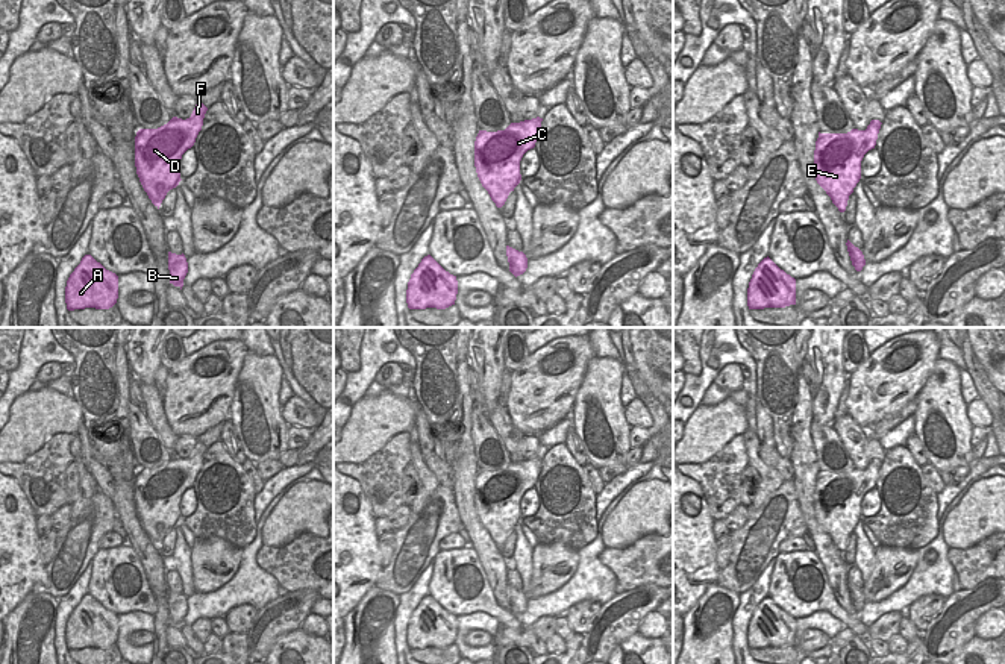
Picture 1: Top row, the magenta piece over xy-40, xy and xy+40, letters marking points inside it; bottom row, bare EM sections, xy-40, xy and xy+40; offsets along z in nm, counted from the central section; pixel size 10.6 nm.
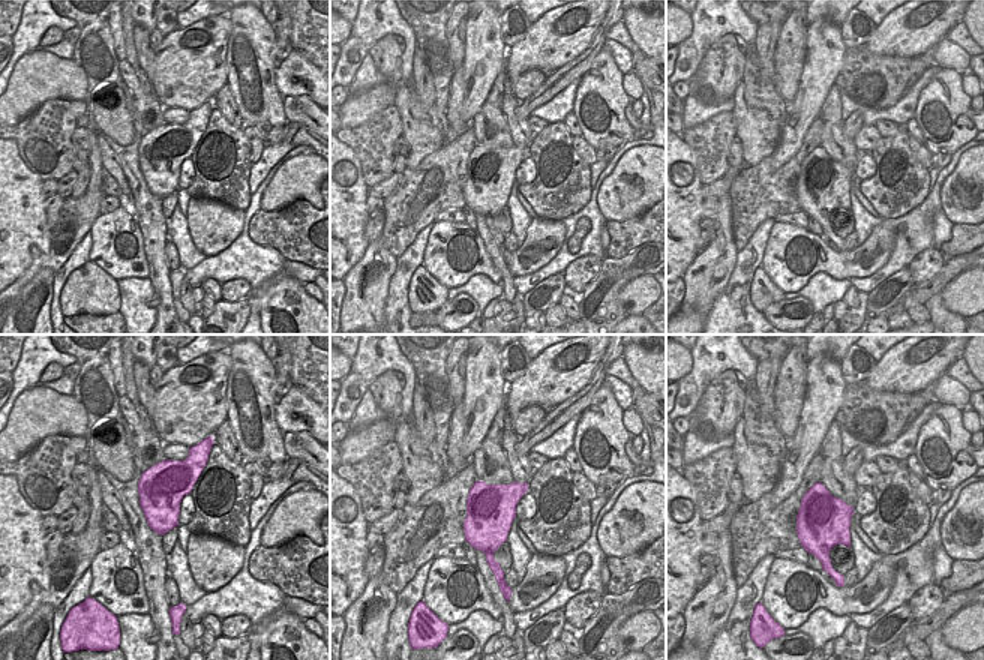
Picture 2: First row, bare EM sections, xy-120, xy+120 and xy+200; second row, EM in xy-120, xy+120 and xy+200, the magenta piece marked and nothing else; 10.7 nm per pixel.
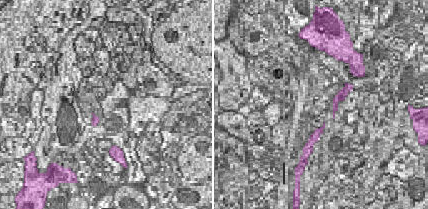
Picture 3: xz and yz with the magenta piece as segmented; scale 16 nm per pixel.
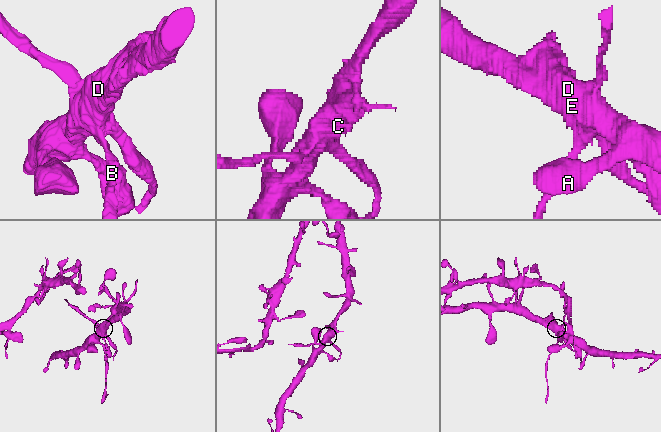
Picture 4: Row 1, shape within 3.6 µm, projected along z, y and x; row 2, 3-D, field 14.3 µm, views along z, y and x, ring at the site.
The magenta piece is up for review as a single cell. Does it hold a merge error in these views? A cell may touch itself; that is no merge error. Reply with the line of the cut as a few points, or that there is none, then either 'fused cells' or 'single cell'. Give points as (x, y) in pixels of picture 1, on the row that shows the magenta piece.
xy+40 (857, 247), (848, 249) | fused cells

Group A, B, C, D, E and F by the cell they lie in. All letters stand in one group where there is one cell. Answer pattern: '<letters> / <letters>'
A C D E F / B

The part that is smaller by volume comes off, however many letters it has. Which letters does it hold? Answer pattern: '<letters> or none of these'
B

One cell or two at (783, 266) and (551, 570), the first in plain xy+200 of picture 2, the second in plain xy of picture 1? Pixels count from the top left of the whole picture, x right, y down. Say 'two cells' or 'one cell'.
one cell

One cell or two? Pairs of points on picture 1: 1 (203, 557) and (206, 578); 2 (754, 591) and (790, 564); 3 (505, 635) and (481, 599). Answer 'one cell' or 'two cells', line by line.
1: one cell
2: two cells
3: two cells

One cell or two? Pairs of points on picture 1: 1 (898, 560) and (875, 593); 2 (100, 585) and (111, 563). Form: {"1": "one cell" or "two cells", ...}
{"1": "one cell", "2": "one cell"}

